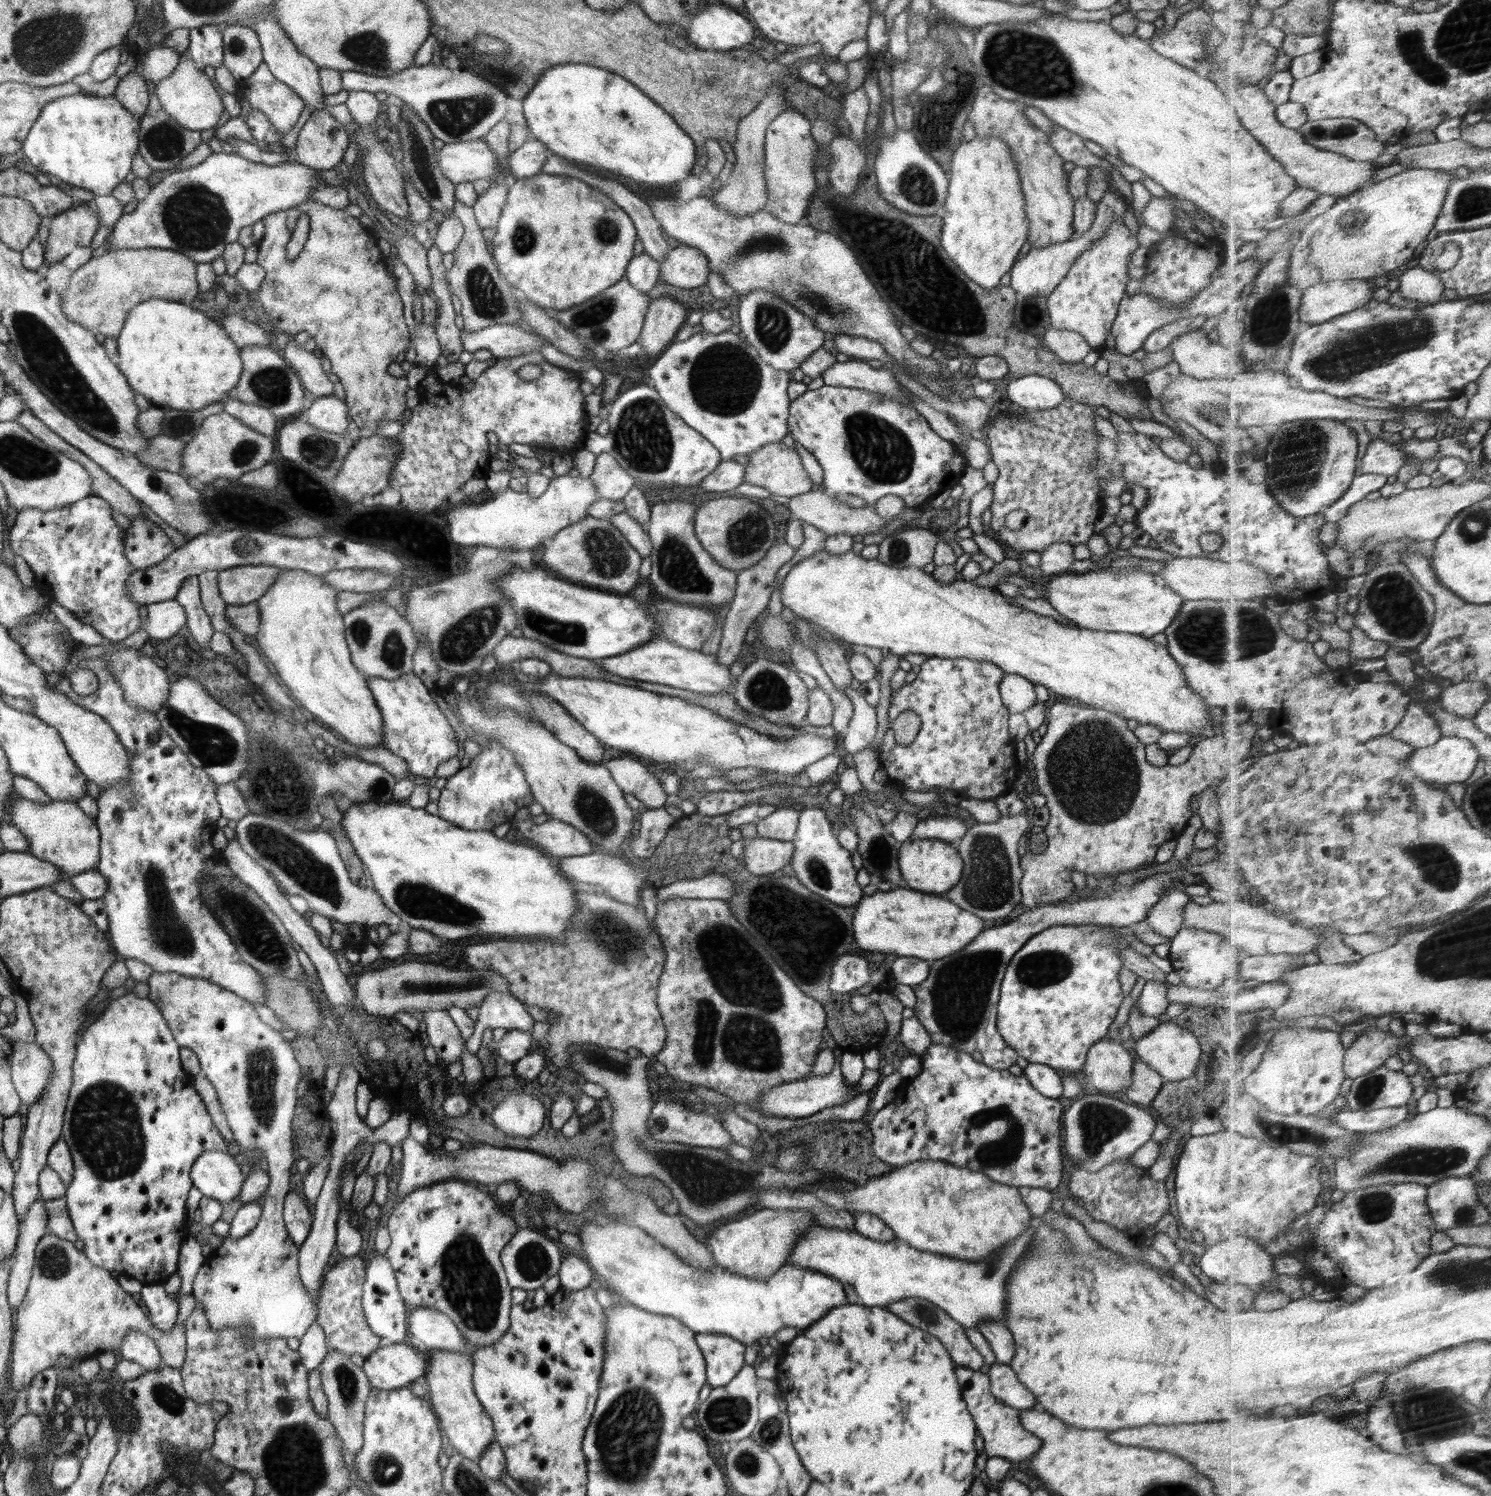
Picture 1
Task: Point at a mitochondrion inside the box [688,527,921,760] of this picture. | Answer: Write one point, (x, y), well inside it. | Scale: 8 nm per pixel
(767, 689)

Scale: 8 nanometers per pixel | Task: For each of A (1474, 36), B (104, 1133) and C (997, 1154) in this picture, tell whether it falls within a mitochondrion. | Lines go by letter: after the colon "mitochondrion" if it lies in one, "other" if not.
A: mitochondrion
B: mitochondrion
C: mitochondrion

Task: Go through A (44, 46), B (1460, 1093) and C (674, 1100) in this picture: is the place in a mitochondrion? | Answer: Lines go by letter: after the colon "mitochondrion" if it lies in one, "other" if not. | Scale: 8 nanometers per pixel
A: mitochondrion
B: other
C: other

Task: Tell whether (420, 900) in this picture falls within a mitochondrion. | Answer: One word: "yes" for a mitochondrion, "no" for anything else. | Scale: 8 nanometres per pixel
yes

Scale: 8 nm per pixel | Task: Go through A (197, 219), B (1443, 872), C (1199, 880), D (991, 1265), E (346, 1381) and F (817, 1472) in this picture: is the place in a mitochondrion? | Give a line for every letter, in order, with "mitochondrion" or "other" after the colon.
A: mitochondrion
B: mitochondrion
C: other
D: mitochondrion
E: mitochondrion
F: other

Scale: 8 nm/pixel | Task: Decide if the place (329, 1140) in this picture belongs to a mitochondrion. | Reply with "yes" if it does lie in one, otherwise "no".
no

